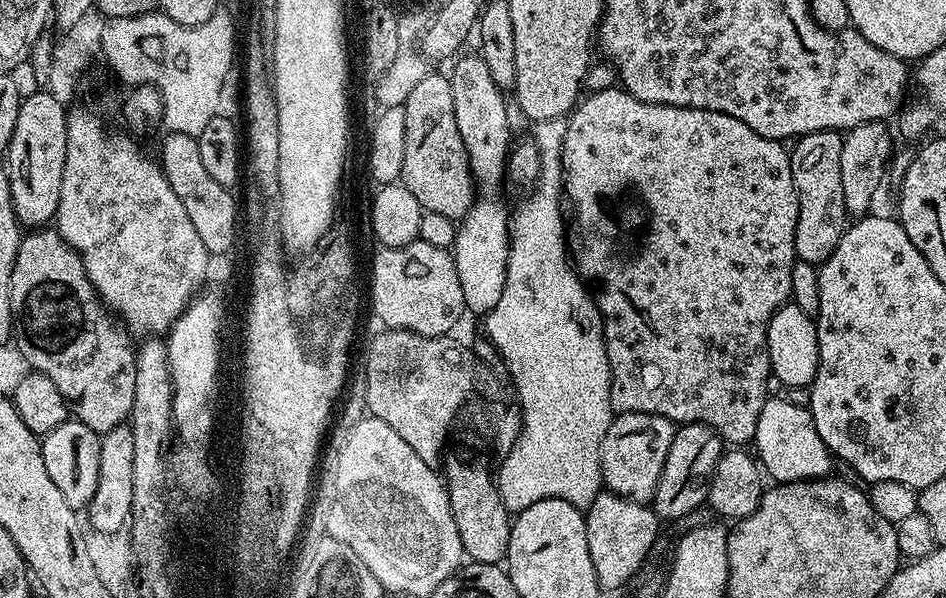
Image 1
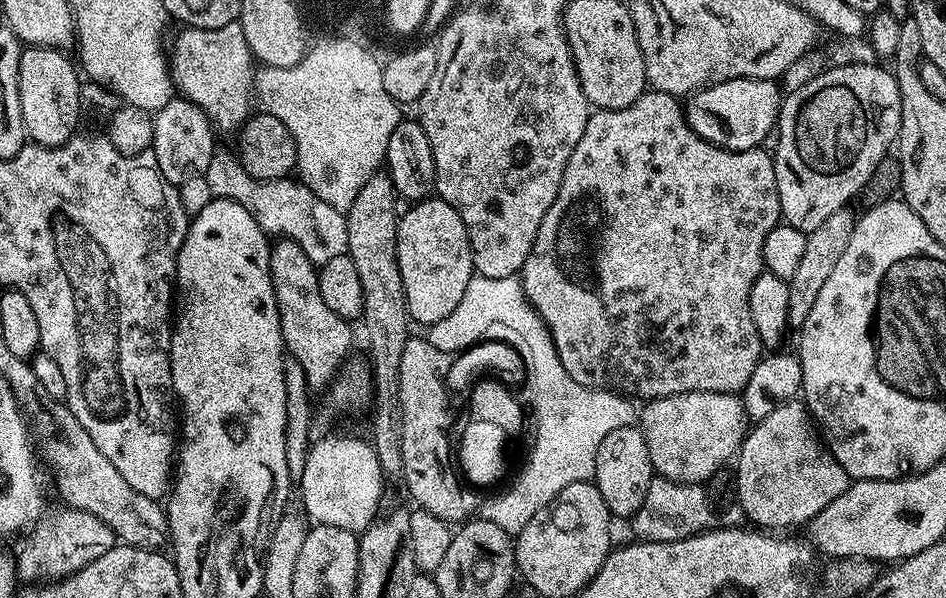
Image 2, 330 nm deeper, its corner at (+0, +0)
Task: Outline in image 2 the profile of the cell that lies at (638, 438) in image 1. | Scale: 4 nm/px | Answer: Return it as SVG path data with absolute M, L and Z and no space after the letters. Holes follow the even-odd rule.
M687 392L660 396L643 407L638 427L646 438L646 450L650 450L652 471L674 483L703 485L737 455L738 445L746 435L746 413L736 394Z

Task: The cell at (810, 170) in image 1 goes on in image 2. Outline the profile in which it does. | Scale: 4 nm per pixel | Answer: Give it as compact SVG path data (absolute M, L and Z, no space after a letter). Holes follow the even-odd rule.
M879 63L872 65L850 65L828 67L824 72L818 74L812 80L806 82L800 89L787 93L783 97L780 106L780 117L778 121L778 131L775 133L776 148L774 147L774 174L778 182L778 198L780 199L780 214L783 223L794 226L794 230L802 230L804 233L818 230L830 214L838 210L849 207L853 202L852 199L863 190L868 184L868 179L876 172L876 167L884 160L884 155L888 152L888 147L897 143L900 135L900 123L902 122L902 94L898 90L898 82L891 71L880 68Z

